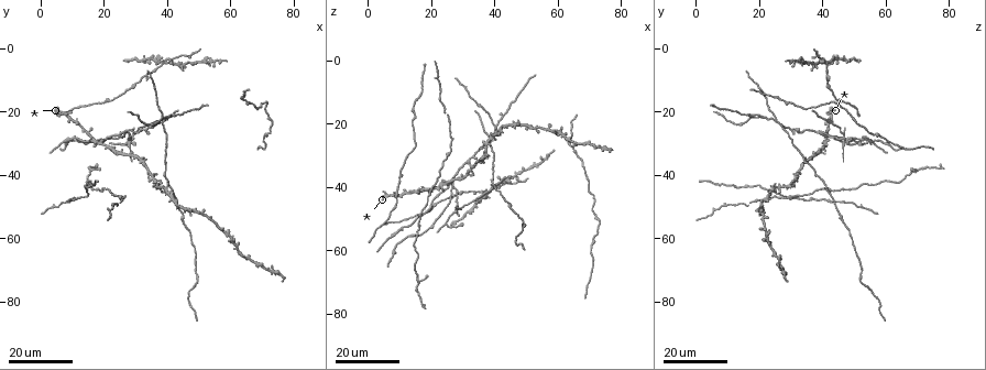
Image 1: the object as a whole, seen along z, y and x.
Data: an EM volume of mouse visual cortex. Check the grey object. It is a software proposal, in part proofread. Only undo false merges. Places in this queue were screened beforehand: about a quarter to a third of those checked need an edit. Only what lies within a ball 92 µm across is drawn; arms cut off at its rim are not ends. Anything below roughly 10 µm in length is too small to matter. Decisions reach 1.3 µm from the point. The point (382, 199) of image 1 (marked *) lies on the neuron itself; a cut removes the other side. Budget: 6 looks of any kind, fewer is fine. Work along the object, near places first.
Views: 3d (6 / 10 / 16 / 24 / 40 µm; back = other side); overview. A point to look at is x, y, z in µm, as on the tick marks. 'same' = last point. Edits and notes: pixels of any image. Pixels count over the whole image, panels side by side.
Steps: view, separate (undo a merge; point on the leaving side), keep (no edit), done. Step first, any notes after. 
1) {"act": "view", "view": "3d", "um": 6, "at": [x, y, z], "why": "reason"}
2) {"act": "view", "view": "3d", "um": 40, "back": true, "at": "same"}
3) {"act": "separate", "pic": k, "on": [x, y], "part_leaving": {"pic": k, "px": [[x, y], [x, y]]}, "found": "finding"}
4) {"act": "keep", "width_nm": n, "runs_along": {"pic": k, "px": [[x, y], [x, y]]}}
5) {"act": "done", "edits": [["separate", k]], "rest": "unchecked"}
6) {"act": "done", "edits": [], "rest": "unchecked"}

{"act": "view", "view": "3d", "um": 16, "at": [18, 30, 41], "why": "thin arm on a thick one"}

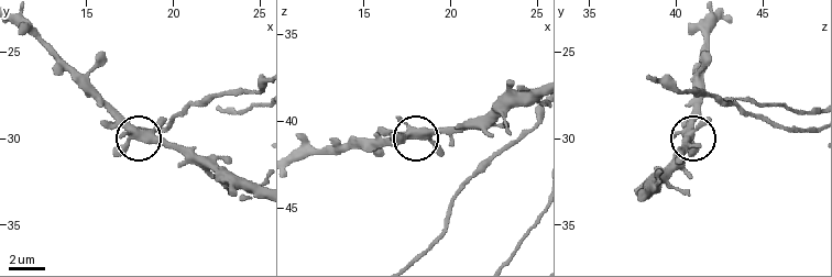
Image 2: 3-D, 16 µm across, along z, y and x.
{"act": "view", "view": "3d", "um": 6, "at": [18.8, 29.8, 40.9]}

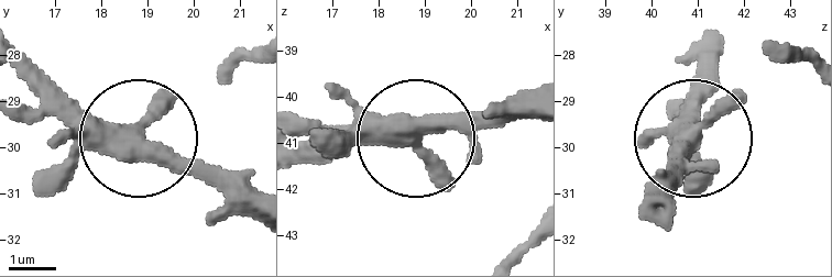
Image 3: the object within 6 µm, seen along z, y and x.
{"act": "keep", "width_nm": 390, "found": "continuous, no second neuron"}

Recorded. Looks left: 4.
{"act": "view", "view": "3d", "um": 24, "at": [38, 24, 26], "why": "arms part here"}

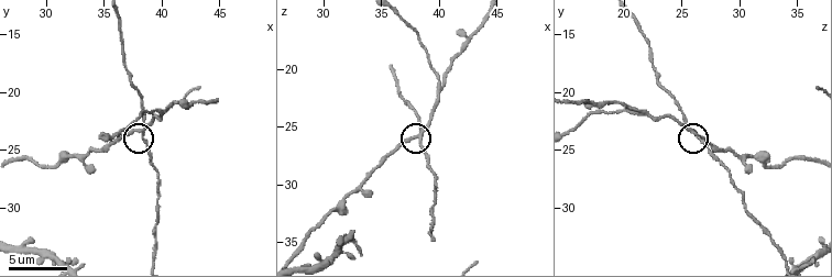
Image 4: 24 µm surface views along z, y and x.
{"act": "view", "view": "3d", "um": 10, "at": [38.4, 23.6, 25.8]}

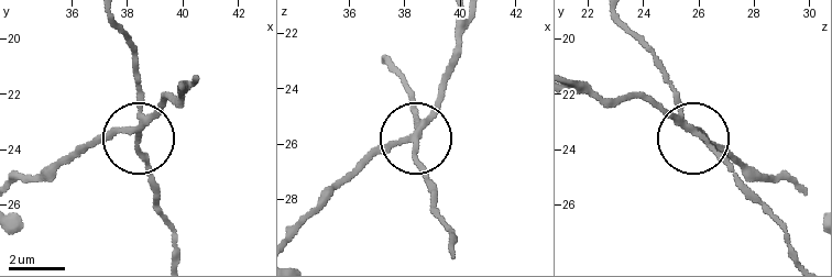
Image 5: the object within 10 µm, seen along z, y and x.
{"act": "separate", "pic": 5, "on": [140, 153], "arms": 3, "part_leaving": {"pic": 5, "px": [[142, 125], [142, 151], [171, 236], [171, 257]]}, "found": "a second neuron is stuck on"}

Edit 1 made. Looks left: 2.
{"act": "view", "view": "3d", "um": 16, "at": [39.8, 21.8, 20.6]}

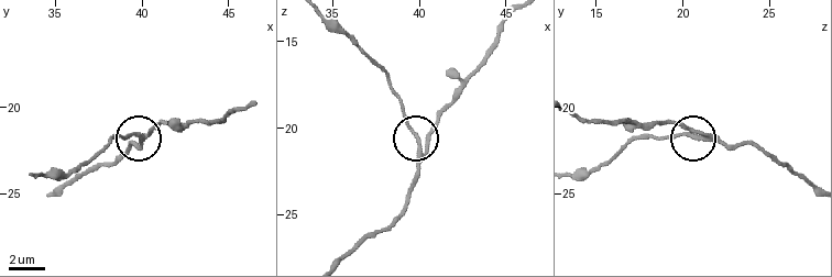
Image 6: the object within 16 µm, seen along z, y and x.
{"act": "keep", "side_arm_um": 23, "runs_along": {"pic": 6, "px": [[810, 185], [744, 142], [644, 137]]}, "found": "one neuron here"}

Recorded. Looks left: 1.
{"act": "done", "edits": [["separate", 5]], "rest": "unchecked"}

